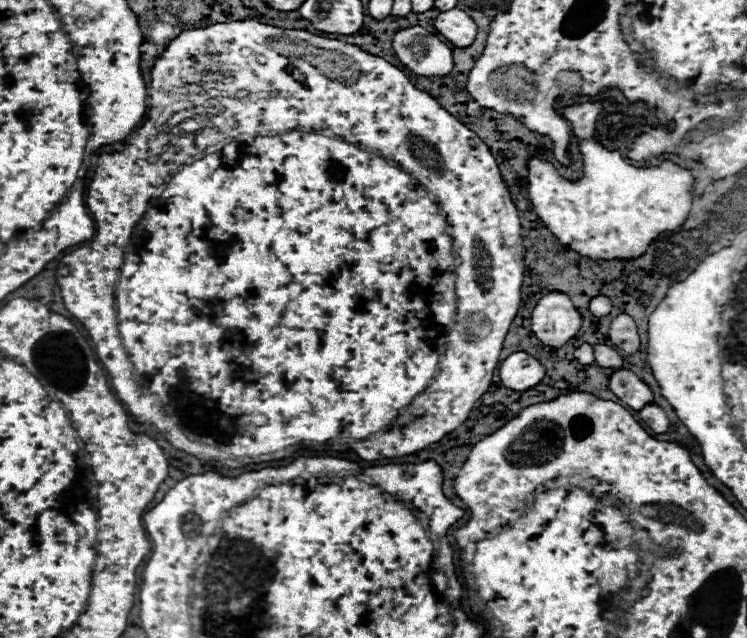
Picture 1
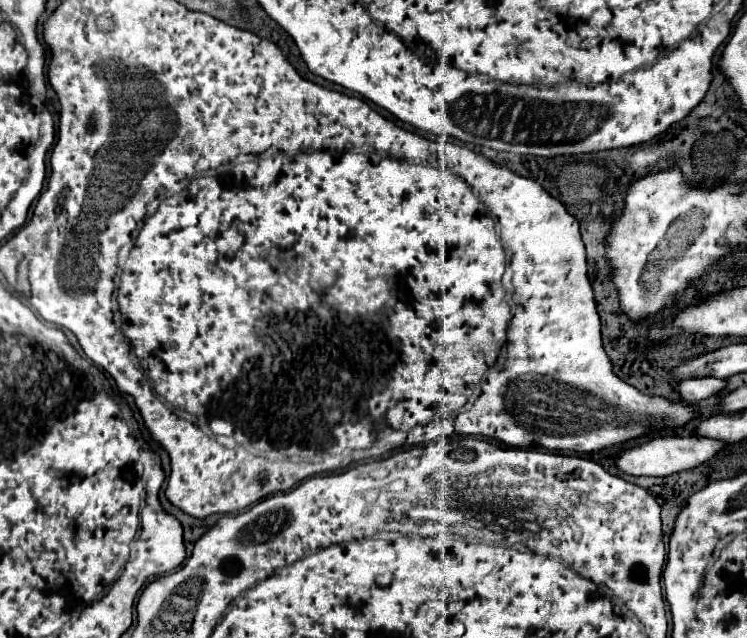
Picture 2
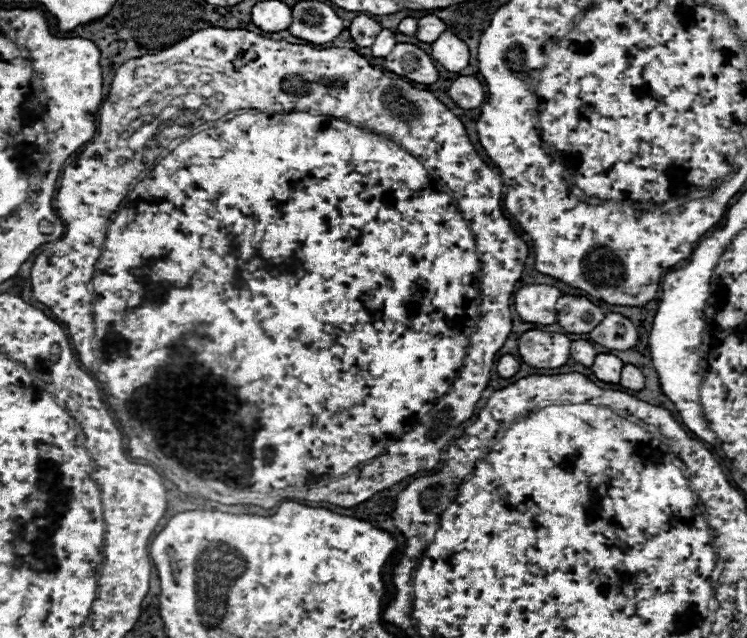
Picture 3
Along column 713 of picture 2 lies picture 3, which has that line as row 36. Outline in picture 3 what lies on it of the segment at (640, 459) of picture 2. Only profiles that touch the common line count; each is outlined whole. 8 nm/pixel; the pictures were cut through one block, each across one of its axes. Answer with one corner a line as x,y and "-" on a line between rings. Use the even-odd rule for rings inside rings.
444,30
436,42
432,42
432,58
438,60
446,70
460,72
468,66
470,50
468,46
450,30

